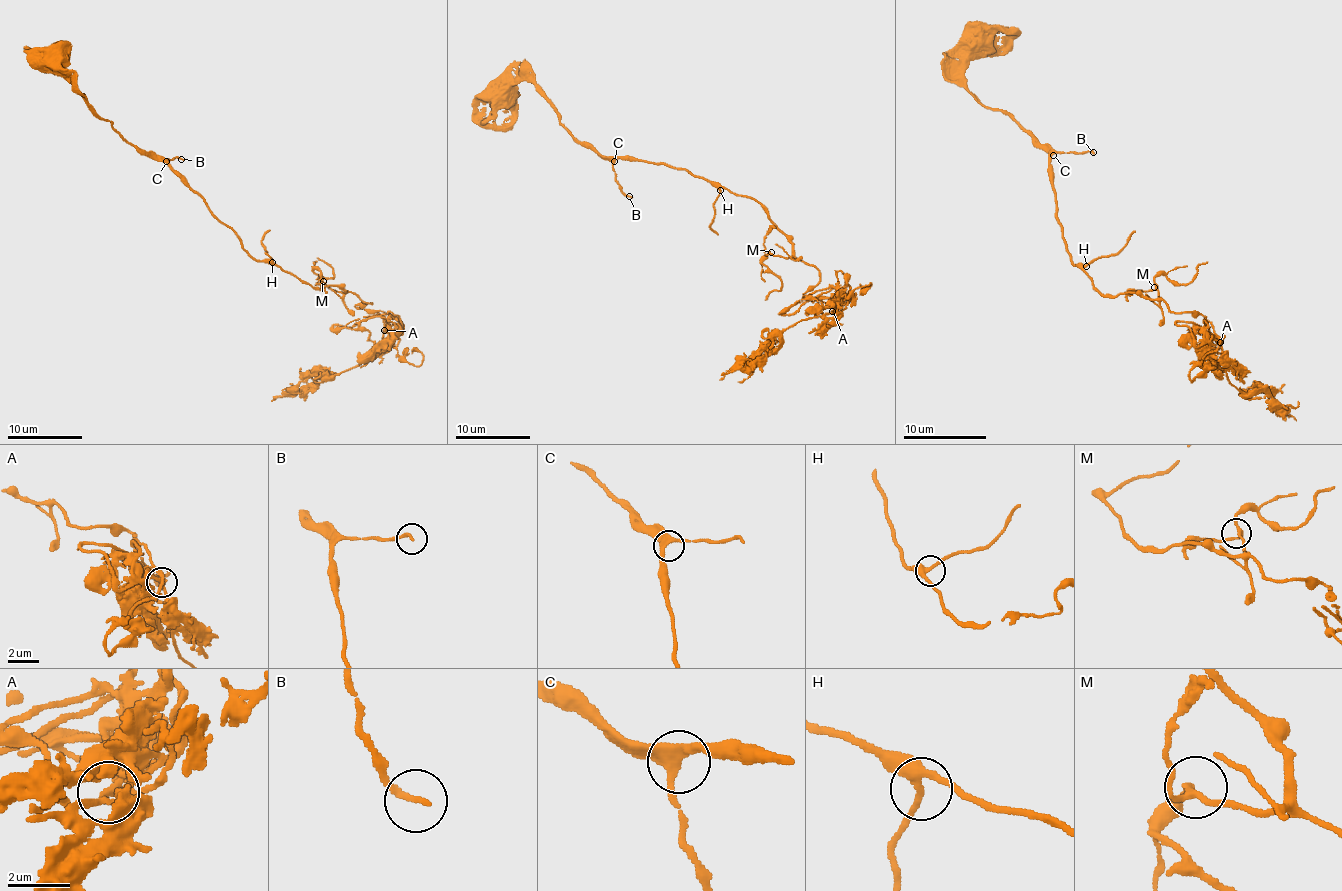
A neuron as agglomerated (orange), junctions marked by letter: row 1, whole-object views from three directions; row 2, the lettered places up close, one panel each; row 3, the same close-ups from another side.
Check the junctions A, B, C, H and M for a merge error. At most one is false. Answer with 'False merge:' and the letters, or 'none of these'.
False merge: none of these

